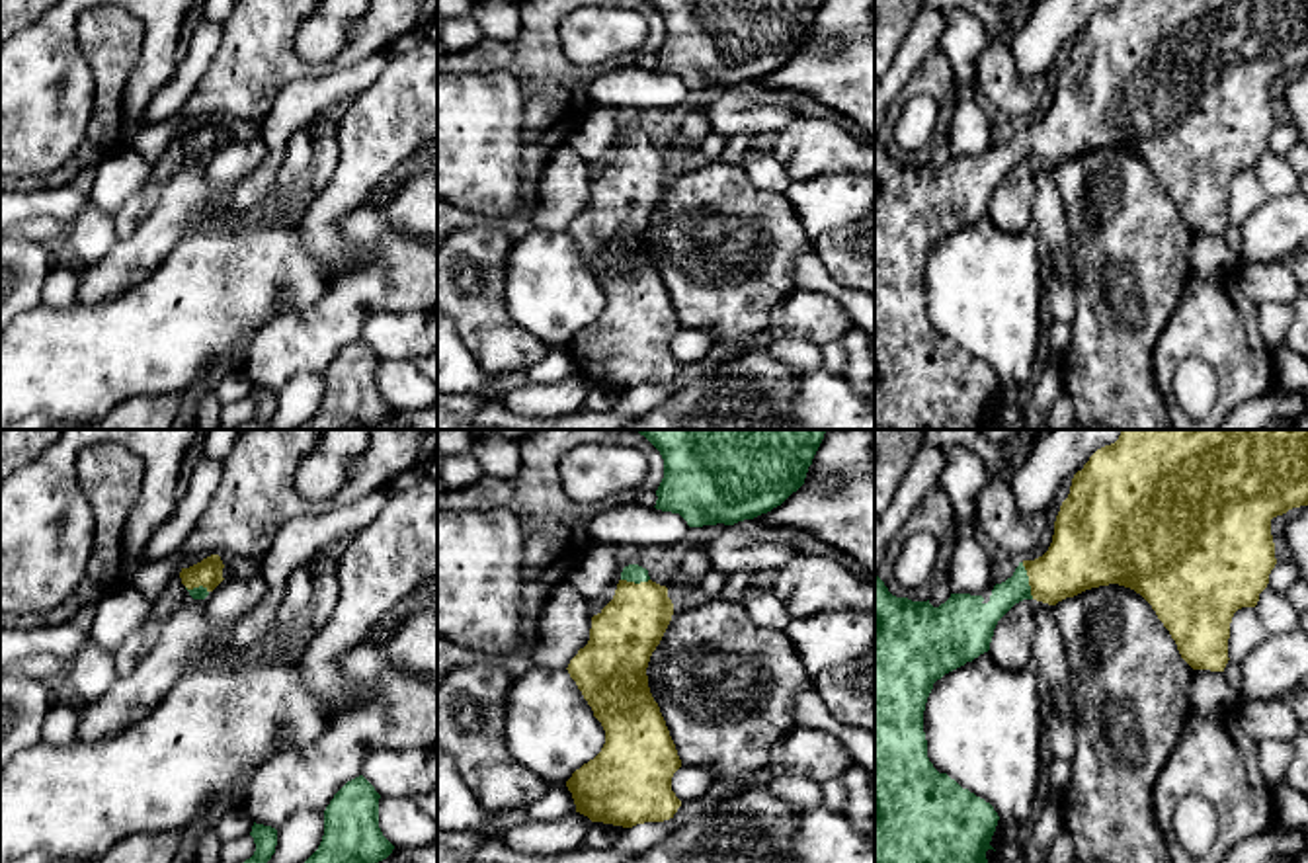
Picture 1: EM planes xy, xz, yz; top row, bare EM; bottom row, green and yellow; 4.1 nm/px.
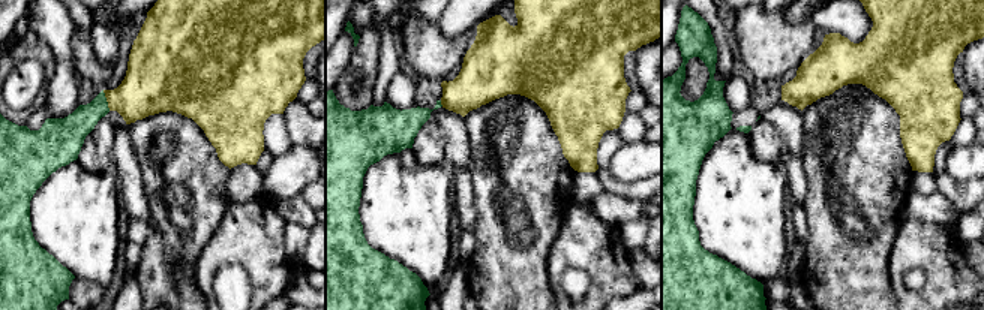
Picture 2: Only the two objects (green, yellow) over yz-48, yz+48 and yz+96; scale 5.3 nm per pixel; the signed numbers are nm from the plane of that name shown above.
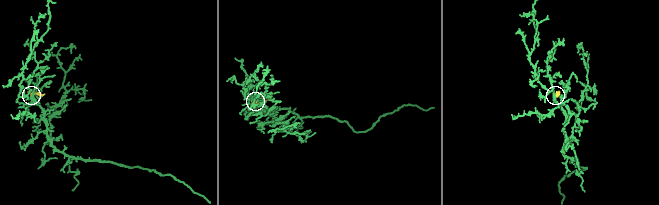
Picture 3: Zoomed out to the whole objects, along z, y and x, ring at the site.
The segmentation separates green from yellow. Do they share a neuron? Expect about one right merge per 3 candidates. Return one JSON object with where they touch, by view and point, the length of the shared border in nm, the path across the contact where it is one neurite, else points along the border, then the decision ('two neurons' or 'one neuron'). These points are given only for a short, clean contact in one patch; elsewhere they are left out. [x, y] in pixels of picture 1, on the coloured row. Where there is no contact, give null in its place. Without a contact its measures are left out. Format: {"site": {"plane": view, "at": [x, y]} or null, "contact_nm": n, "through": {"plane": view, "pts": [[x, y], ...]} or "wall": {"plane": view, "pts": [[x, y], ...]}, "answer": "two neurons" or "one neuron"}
{"site": {"plane": "yz", "at": [1027, 580]}, "contact_nm": 160, "through": {"plane": "yz", "pts": [[980, 619], [1027, 580], [1051, 578], [1082, 555]]}, "answer": "one neuron"}

